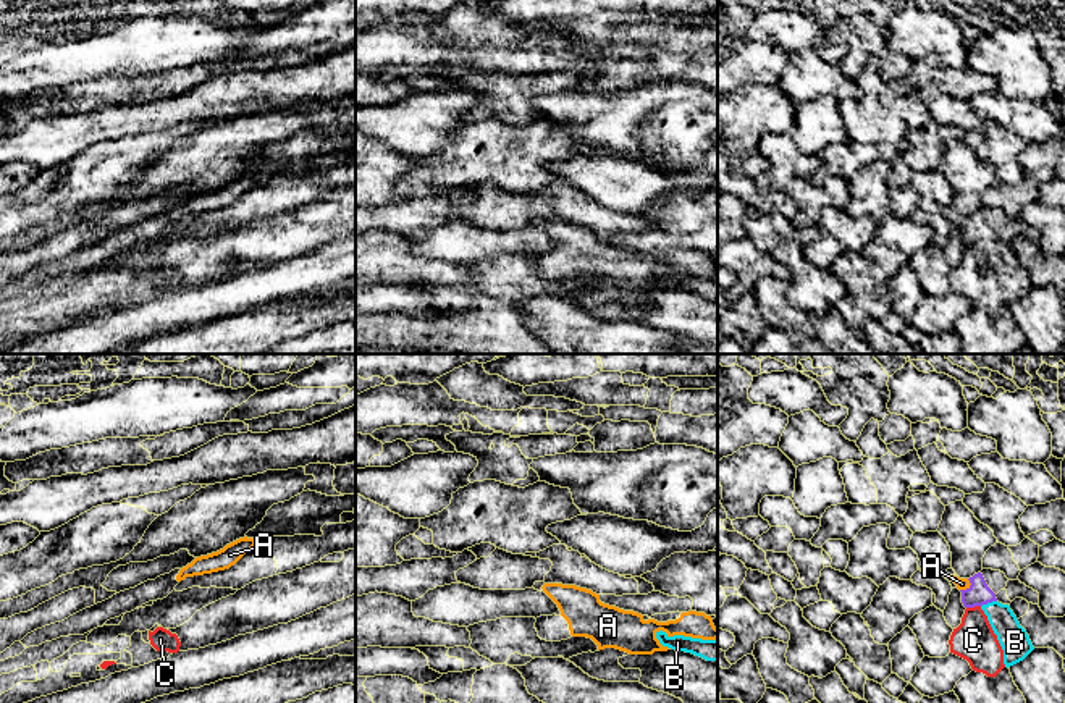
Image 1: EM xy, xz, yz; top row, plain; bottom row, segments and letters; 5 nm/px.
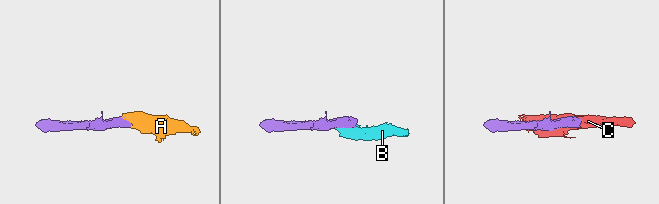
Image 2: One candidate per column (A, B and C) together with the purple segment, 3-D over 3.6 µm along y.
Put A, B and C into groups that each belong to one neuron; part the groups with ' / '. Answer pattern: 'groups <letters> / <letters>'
groups A / B C

